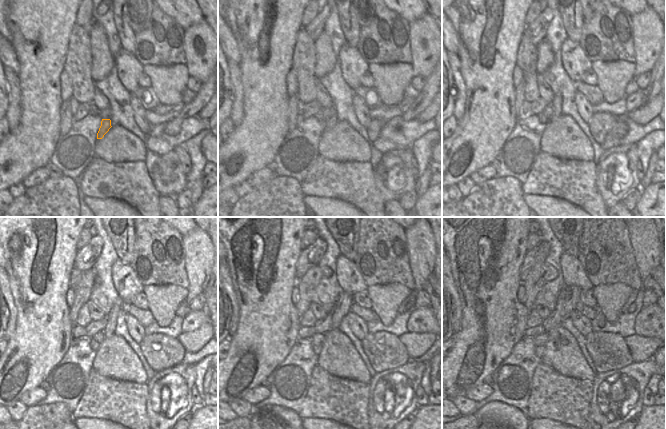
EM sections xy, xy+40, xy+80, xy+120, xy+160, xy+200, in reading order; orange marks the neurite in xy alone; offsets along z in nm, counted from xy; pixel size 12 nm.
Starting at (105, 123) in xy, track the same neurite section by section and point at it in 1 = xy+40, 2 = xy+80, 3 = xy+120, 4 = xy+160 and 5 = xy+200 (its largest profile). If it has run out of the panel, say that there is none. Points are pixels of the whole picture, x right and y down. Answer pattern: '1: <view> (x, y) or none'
1: xy+40 (330, 122)
2: xy+80 (557, 99)
3: xy+120 (109, 330)
4: xy+160 (343, 305)
5: xy+200 (572, 294)

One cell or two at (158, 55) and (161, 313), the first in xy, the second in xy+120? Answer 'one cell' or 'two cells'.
two cells

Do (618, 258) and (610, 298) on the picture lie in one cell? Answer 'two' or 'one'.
two

